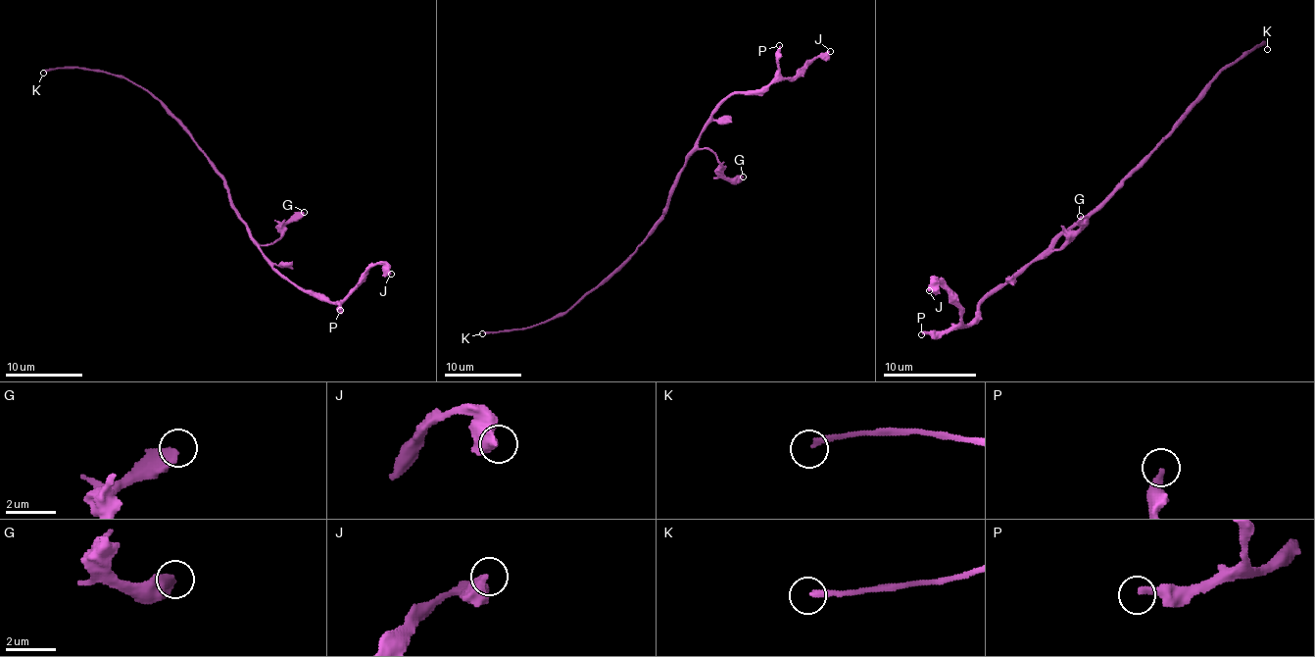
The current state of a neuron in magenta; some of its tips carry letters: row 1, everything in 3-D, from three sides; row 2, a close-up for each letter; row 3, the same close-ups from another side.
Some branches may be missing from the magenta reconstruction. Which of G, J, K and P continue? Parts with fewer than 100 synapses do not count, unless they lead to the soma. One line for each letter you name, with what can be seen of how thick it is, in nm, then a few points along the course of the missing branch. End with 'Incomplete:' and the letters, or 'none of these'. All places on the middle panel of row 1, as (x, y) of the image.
K: 190 nm
Incomplete: K

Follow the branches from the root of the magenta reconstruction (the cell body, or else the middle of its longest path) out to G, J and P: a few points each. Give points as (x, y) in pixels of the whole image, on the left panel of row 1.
G: (228, 196), (230, 206), (260, 244), (273, 244), (280, 236), (280, 228), (304, 212)
J: (228, 196), (230, 206), (266, 258), (288, 280), (306, 290), (338, 302), (373, 266), (381, 264), (391, 274)
P: (228, 196), (230, 206), (266, 258), (288, 280), (306, 290), (323, 294), (340, 310)

